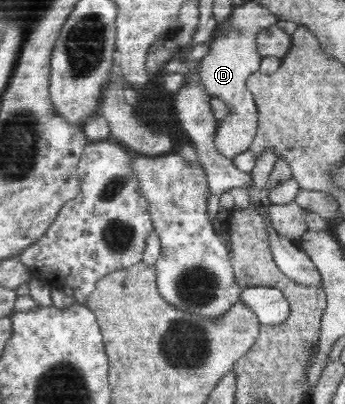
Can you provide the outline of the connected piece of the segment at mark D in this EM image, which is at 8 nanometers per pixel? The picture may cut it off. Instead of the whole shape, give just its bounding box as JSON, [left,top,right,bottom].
[199,40,262,159]

